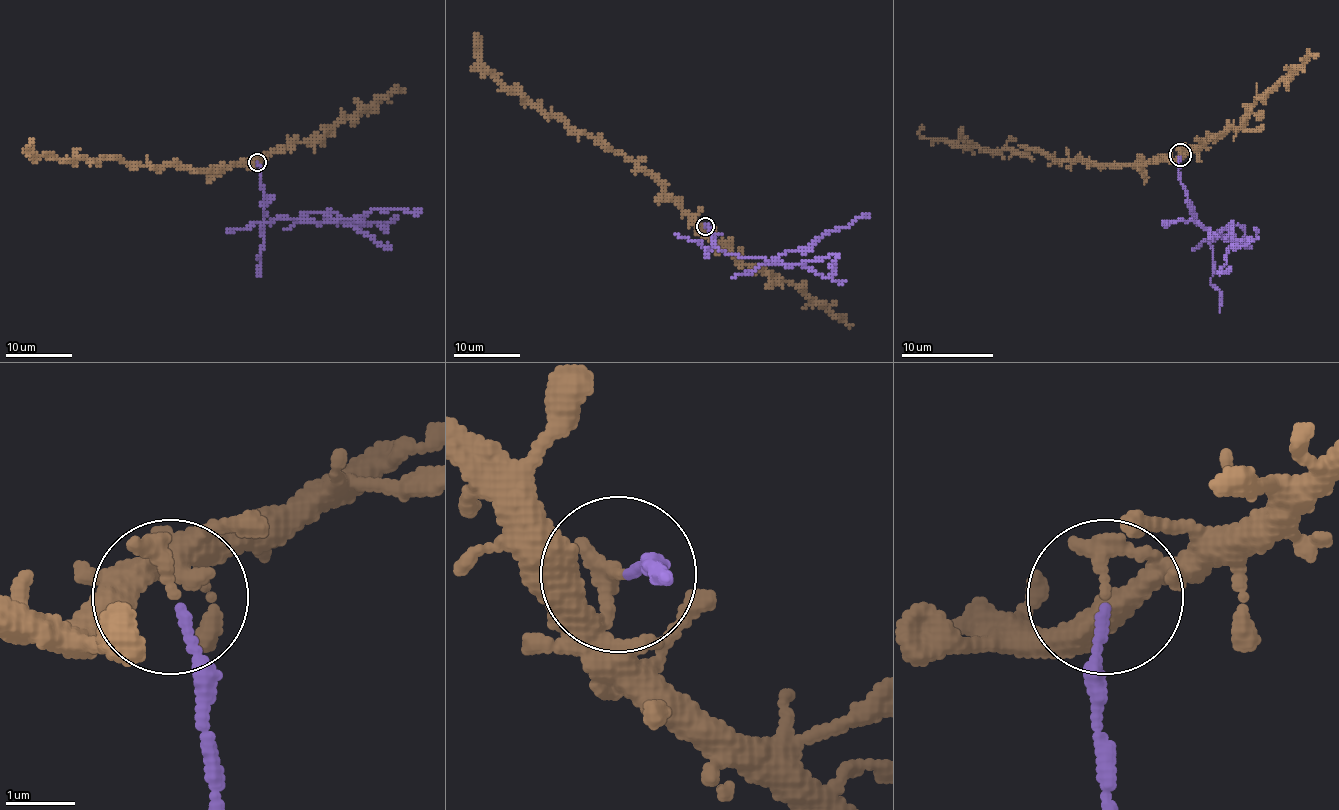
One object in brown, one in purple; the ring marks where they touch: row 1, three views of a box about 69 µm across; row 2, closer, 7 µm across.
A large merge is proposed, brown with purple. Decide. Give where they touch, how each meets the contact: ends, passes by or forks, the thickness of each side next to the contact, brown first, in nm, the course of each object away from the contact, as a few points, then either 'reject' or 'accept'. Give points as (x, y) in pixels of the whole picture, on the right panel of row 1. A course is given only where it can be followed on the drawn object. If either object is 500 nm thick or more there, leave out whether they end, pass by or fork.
place (1180, 155); brown ends; purple ends; calibres 240 and 120 nm; course brown (1181, 154), (1174, 159), (1057, 161), (1029, 150), (956, 147), (922, 136), (922, 124); course purple (1181, 156), (1190, 214), (1210, 239), (1231, 234), (1213, 234), (1194, 221), (1162, 221); reject

